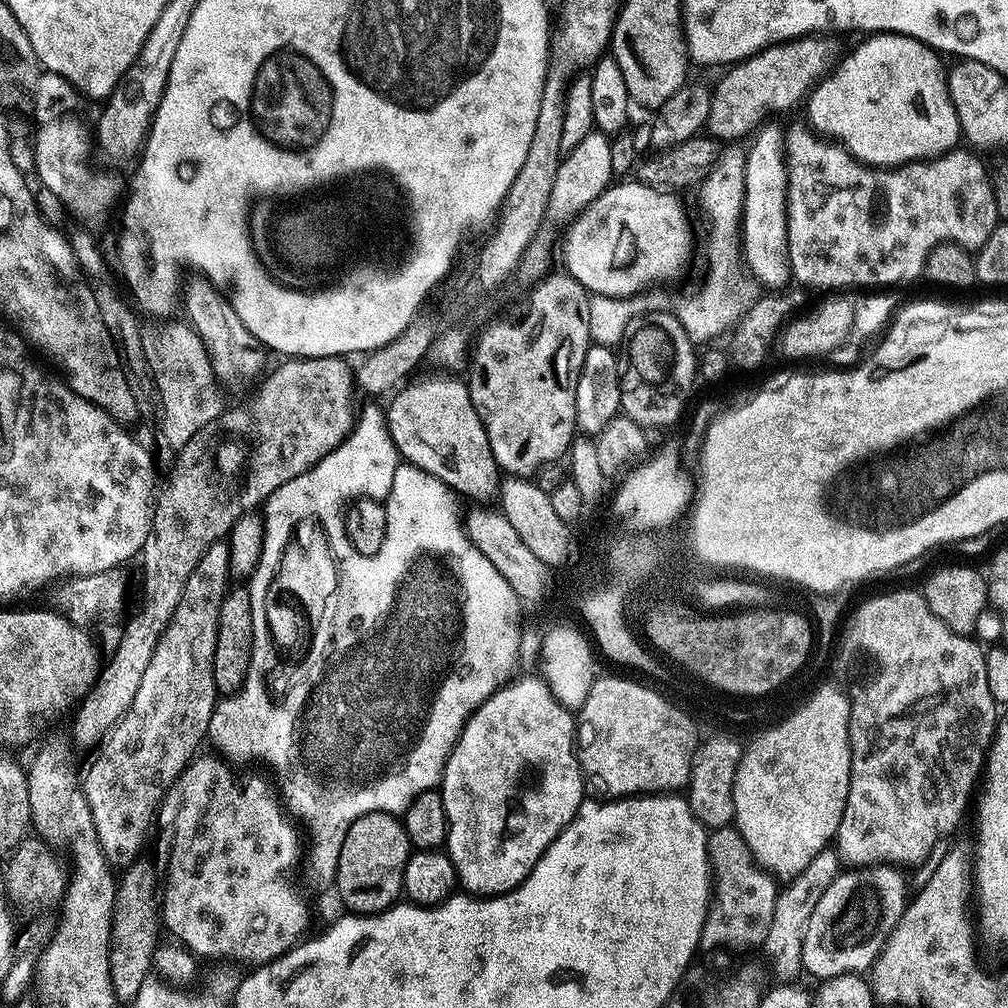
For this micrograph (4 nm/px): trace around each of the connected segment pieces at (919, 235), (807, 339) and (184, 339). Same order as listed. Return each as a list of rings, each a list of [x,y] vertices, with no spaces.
[[[789,127],[789,128],[788,128],[788,129],[787,129],[787,132],[786,132],[786,159],[787,159],[787,161],[788,161],[788,261],[789,261],[789,262],[790,262],[790,266],[791,266],[791,267],[792,267],[792,280],[793,280],[793,281],[795,281],[795,283],[796,283],[796,284],[797,284],[797,285],[800,285],[800,286],[803,286],[803,287],[804,287],[804,288],[805,288],[805,289],[808,289],[808,290],[811,290],[811,288],[836,288],[836,289],[832,289],[832,290],[852,290],[852,289],[855,289],[855,288],[856,288],[856,287],[857,287],[857,286],[855,286],[855,284],[904,284],[904,283],[906,283],[906,282],[907,282],[907,280],[916,280],[916,279],[918,279],[918,278],[919,278],[919,279],[921,279],[921,277],[923,277],[923,276],[924,276],[924,263],[925,263],[925,262],[926,262],[926,258],[927,258],[927,257],[928,257],[928,255],[929,255],[929,254],[930,254],[930,250],[934,250],[934,246],[938,246],[938,245],[939,245],[939,244],[942,244],[942,243],[945,243],[945,242],[951,242],[951,243],[953,243],[953,244],[958,244],[958,245],[960,245],[960,247],[961,247],[961,248],[966,248],[966,249],[969,249],[969,250],[978,250],[978,249],[979,249],[979,248],[981,248],[981,247],[982,247],[982,245],[983,245],[983,244],[985,244],[985,243],[986,243],[986,242],[987,242],[987,240],[988,240],[988,239],[989,239],[989,238],[990,238],[990,234],[991,234],[991,233],[992,233],[992,232],[993,232],[993,230],[995,230],[995,229],[996,229],[996,225],[997,225],[997,223],[998,223],[998,217],[997,217],[997,214],[996,214],[996,203],[995,203],[995,202],[994,202],[994,196],[993,196],[993,194],[992,194],[992,185],[991,185],[991,181],[990,181],[990,180],[989,180],[989,177],[988,177],[988,176],[987,176],[987,173],[986,173],[986,168],[985,168],[985,172],[984,172],[984,166],[983,166],[983,164],[982,164],[982,163],[981,163],[981,162],[980,162],[980,160],[979,160],[979,158],[978,158],[978,157],[976,157],[976,156],[979,156],[979,155],[977,155],[977,153],[976,153],[976,152],[975,152],[975,151],[972,151],[972,150],[967,150],[967,151],[968,151],[968,152],[960,152],[960,151],[961,151],[961,150],[953,150],[953,151],[950,151],[950,152],[947,152],[947,153],[945,153],[945,154],[944,154],[944,155],[943,155],[943,156],[941,156],[941,157],[937,157],[937,158],[936,158],[936,159],[933,159],[933,160],[932,160],[932,161],[929,161],[929,162],[917,162],[917,163],[915,163],[915,164],[907,164],[907,165],[905,165],[905,166],[901,166],[901,167],[899,167],[899,168],[896,168],[896,169],[893,169],[893,170],[875,170],[875,169],[874,169],[874,168],[872,168],[872,167],[870,167],[870,166],[863,166],[863,165],[862,165],[862,164],[860,164],[860,162],[859,162],[859,161],[857,161],[857,160],[853,160],[853,159],[852,159],[852,156],[851,156],[851,155],[849,155],[849,153],[848,153],[848,152],[847,152],[847,151],[845,151],[845,149],[844,149],[844,148],[842,148],[842,147],[840,147],[840,146],[839,146],[839,145],[838,145],[838,144],[836,144],[836,143],[834,143],[834,142],[823,142],[823,141],[822,141],[822,140],[821,140],[821,139],[820,139],[820,138],[819,138],[819,137],[818,137],[818,136],[817,136],[817,135],[816,135],[816,134],[815,134],[815,133],[814,133],[814,132],[812,132],[812,131],[810,131],[810,130],[809,130],[809,129],[808,129],[808,128],[807,128],[807,127],[804,127],[804,128],[792,128],[792,129],[791,129],[791,128],[790,128],[790,127]]]
[[[844,292],[836,294],[818,305],[814,312],[800,318],[795,317],[787,323],[780,336],[780,347],[786,357],[792,360],[828,360],[834,366],[850,366],[860,356],[862,336],[872,330],[880,331],[897,311],[900,301],[894,294],[858,294]]]
[[[181,322],[173,328],[164,328],[153,336],[145,335],[144,346],[154,385],[154,396],[156,400],[160,399],[160,436],[172,450],[178,450],[186,446],[186,442],[190,442],[190,438],[194,438],[194,434],[198,434],[202,426],[214,422],[222,415],[226,410],[223,396],[225,393],[210,366],[210,358],[206,346],[202,346],[202,338],[198,338],[198,334],[187,323]]]

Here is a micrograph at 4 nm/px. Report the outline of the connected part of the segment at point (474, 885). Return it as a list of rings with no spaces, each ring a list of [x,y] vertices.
[[[539,675],[524,676],[521,680],[517,678],[509,679],[504,687],[488,699],[477,712],[469,716],[464,724],[462,734],[458,742],[452,748],[452,753],[448,756],[448,761],[444,767],[444,778],[438,785],[438,791],[442,802],[446,806],[446,818],[448,819],[448,838],[446,841],[446,851],[452,860],[452,865],[456,871],[456,879],[459,887],[465,893],[481,898],[489,896],[502,896],[505,892],[512,892],[526,879],[534,870],[534,866],[546,854],[546,850],[562,834],[562,830],[573,820],[581,804],[586,799],[586,781],[583,772],[580,771],[580,760],[576,756],[576,720],[573,713],[556,700],[554,694],[548,689],[544,680]]]

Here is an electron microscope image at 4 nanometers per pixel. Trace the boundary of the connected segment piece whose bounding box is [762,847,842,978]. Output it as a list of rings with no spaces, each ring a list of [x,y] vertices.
[[[831,847],[822,849],[810,864],[796,876],[787,881],[788,884],[779,889],[774,902],[774,919],[770,921],[770,930],[766,934],[762,948],[768,951],[781,977],[796,978],[802,972],[802,942],[806,934],[806,926],[810,922],[810,914],[814,914],[814,906],[818,906],[818,898],[830,890],[830,882],[842,871],[842,861]]]

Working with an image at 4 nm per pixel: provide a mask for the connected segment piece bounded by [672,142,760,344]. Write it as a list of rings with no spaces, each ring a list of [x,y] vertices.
[[[738,142],[727,143],[710,167],[707,178],[701,181],[697,194],[700,202],[700,220],[702,222],[702,248],[706,258],[706,270],[700,284],[683,290],[682,296],[674,300],[673,315],[679,318],[683,328],[694,344],[706,344],[724,332],[728,333],[748,312],[750,306],[760,295],[760,286],[752,277],[743,259],[743,241],[740,238],[740,224],[744,210],[745,194],[745,154],[747,149]]]

